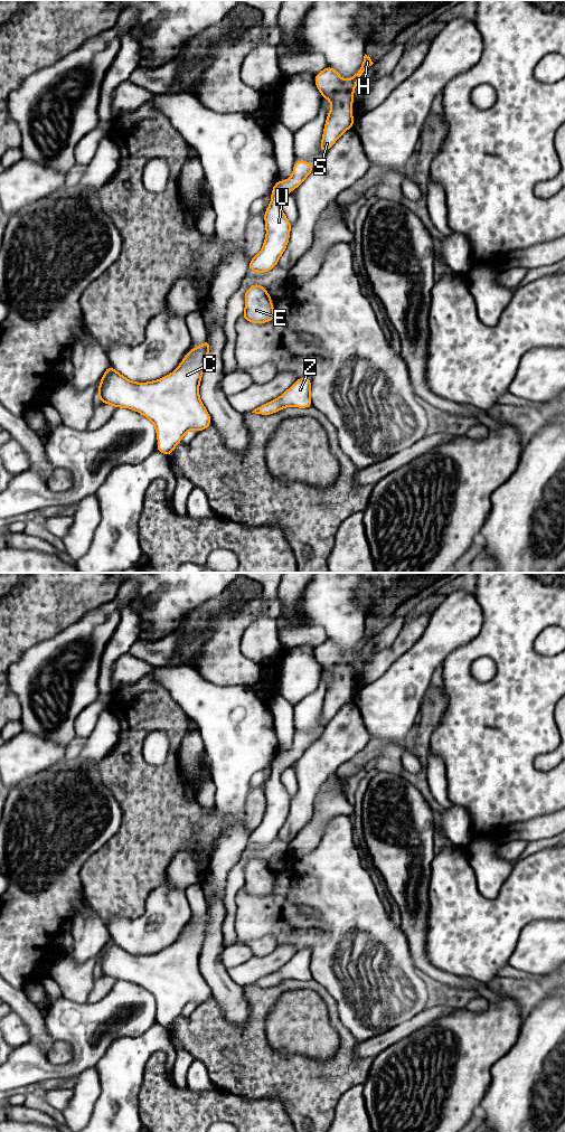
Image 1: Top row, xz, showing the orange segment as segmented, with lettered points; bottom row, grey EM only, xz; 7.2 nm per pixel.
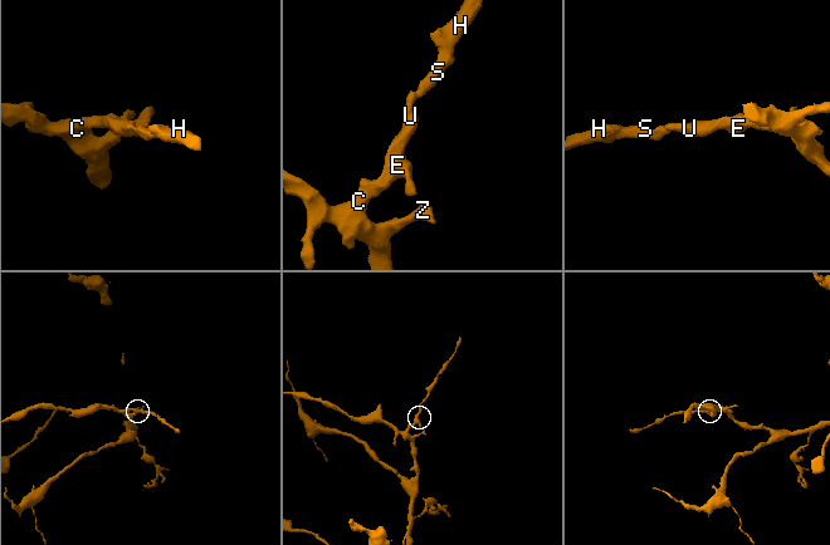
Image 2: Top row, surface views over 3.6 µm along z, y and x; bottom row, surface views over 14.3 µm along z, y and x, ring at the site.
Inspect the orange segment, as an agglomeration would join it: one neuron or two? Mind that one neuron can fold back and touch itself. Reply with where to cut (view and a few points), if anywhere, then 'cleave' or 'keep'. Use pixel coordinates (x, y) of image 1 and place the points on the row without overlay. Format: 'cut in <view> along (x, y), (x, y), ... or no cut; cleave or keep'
no cut; keep

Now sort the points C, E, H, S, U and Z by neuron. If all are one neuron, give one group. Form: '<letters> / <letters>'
C E H S U Z

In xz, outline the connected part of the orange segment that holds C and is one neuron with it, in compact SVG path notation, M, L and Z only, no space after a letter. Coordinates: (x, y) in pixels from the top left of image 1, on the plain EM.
M208 912L197 921L190 922L181 936L171 946L149 955L129 953L110 937L98 959L98 973L110 977L114 981L131 981L148 990L156 1000L158 1009L157 1023L169 1029L188 1003L201 1004L213 997L211 990L201 975L198 965L209 922L210 913Z

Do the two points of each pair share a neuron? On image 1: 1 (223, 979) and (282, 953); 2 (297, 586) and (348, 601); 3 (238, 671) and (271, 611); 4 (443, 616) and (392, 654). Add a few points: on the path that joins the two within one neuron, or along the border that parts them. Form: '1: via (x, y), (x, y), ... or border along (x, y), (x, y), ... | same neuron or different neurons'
1: border along (226, 970), (229, 978), (242, 988) | different neurons
2: border along (309, 584), (302, 593), (295, 613) | different neurons
3: via (233, 652), (233, 631), (252, 612) | same neuron
4: border along (434, 610), (423, 634), (406, 651) | different neurons

